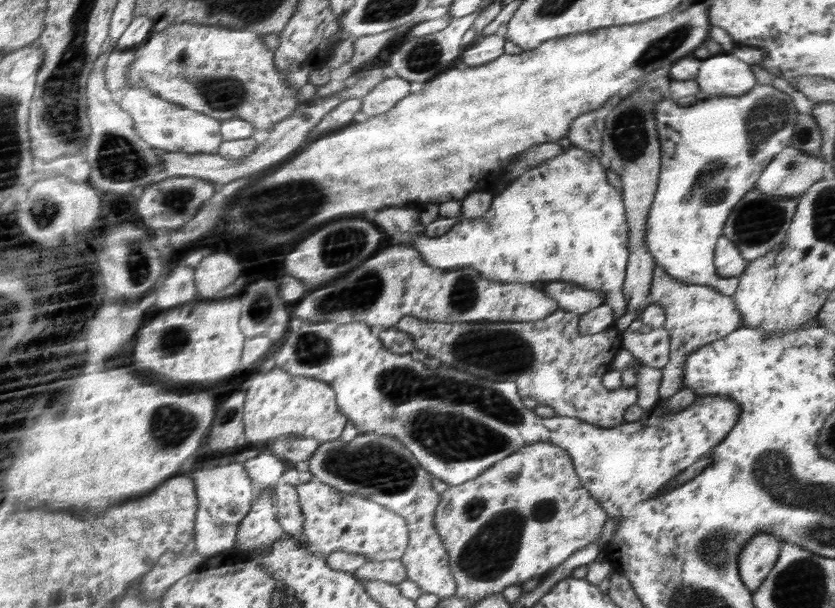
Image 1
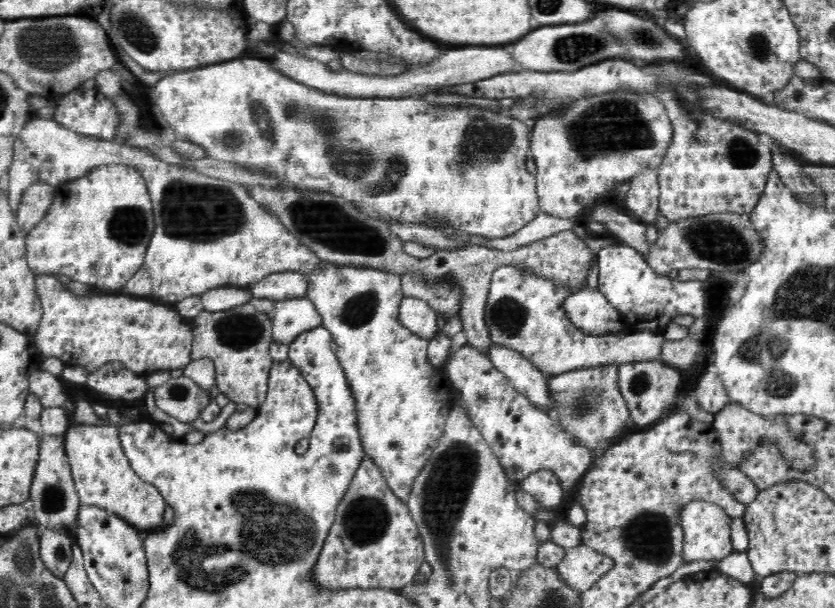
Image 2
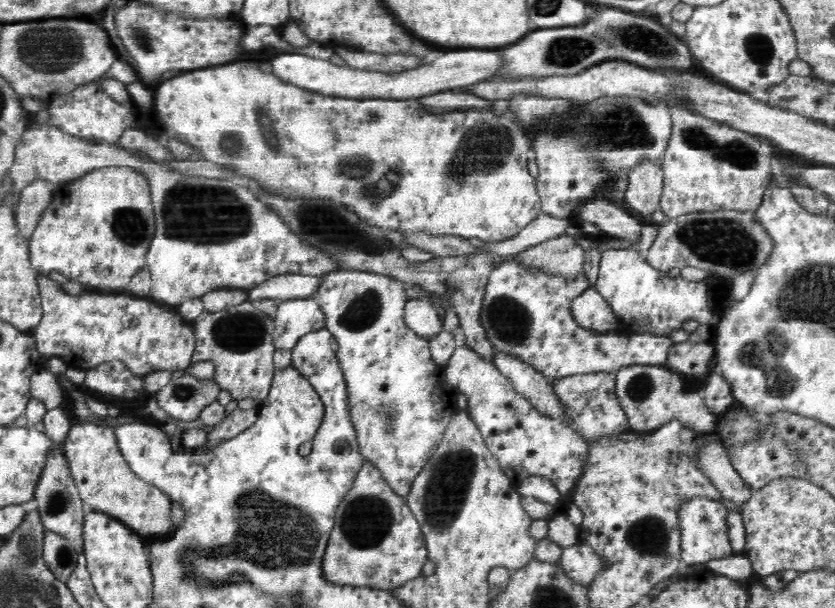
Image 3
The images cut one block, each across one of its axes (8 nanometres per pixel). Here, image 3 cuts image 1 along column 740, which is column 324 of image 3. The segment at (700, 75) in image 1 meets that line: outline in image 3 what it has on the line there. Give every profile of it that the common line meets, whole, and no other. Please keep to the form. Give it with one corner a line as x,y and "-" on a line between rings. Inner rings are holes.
456,50
456,52
444,52
438,60
434,60
428,66
418,66
416,70
406,70
402,74
382,74
382,72
366,72
366,70
354,70
354,68
338,68
330,64
329,60
318,60
304,54
278,54
272,56
270,62
272,77
285,85
296,86
297,89
314,90
328,96
348,96
348,98
418,98
428,96
436,92
448,91
450,88
462,88
462,86
476,85
481,81
487,81
499,72
504,66
502,52
498,50

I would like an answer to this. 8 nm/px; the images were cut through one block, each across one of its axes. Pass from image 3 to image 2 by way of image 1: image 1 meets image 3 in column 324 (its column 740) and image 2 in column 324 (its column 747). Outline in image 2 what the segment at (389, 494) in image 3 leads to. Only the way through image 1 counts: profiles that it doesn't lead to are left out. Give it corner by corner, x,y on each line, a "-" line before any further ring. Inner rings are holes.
364,457
348,486
335,513
335,522
324,540
324,546
314,567
314,581
320,589
346,589
358,587
363,589
400,589
412,583
420,566
425,562
423,539
420,538
415,520
409,512
407,504
391,492
380,468
370,457

